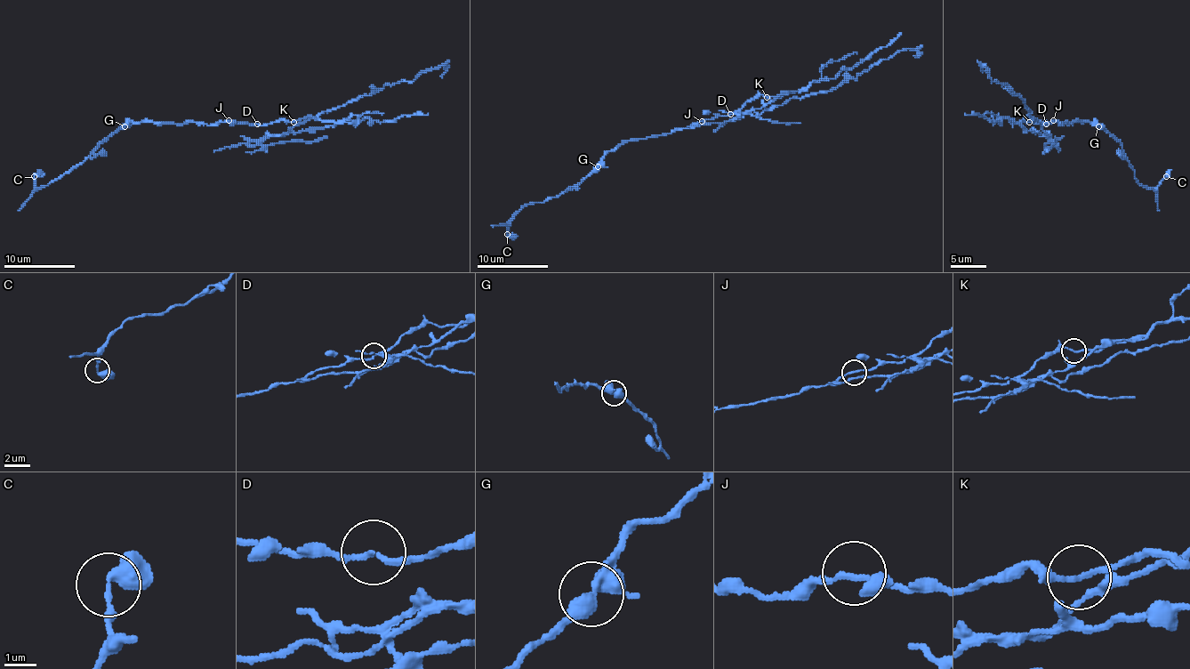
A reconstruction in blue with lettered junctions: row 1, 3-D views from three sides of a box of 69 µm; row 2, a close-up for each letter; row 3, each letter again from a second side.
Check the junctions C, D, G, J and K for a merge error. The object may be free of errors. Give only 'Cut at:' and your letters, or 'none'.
Cut at: K

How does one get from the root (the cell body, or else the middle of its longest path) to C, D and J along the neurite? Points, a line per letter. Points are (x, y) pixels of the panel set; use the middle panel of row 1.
C: (747, 101), (727, 116), (703, 119), (664, 135), (623, 141), (574, 189), (526, 204), (507, 234)
D: (747, 101), (729, 114)
J: (747, 101), (727, 116), (715, 116), (702, 121)

